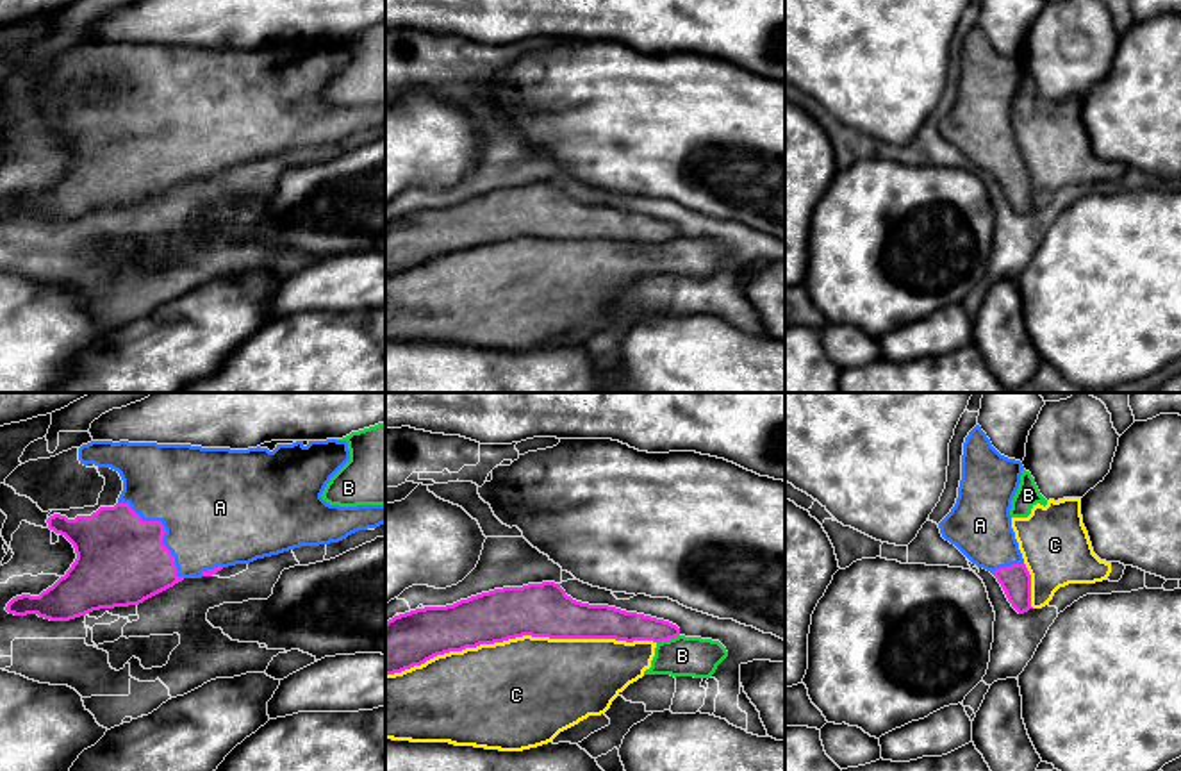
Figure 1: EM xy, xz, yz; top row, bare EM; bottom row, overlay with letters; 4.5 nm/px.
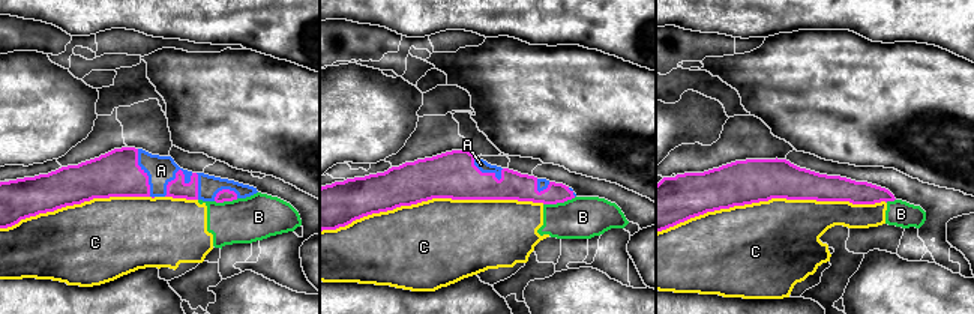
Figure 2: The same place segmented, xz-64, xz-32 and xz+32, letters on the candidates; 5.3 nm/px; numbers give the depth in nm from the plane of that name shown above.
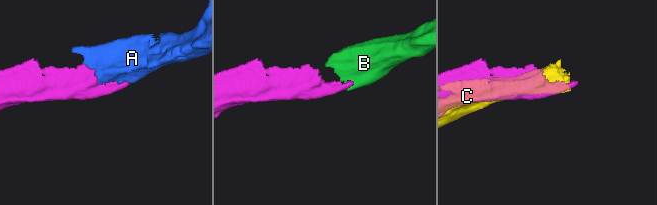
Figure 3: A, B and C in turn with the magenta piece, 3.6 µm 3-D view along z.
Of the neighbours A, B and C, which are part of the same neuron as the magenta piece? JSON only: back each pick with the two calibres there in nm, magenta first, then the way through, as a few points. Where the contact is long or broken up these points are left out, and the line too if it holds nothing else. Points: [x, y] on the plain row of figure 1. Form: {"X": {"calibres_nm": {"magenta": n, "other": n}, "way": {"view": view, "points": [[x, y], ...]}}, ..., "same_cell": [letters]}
{"A": {"calibres_nm": {"magenta": 400, "other": 500}}, "same_cell": ["A"]}

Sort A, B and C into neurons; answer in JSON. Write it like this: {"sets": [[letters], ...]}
{"sets": [["A"], ["B", "C"]]}

